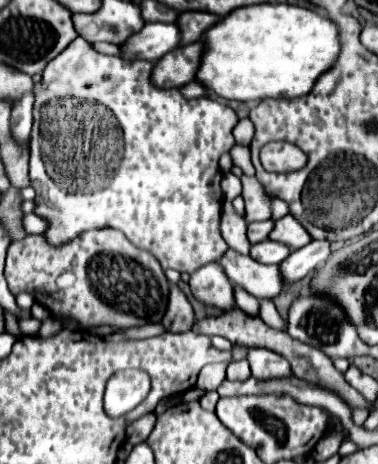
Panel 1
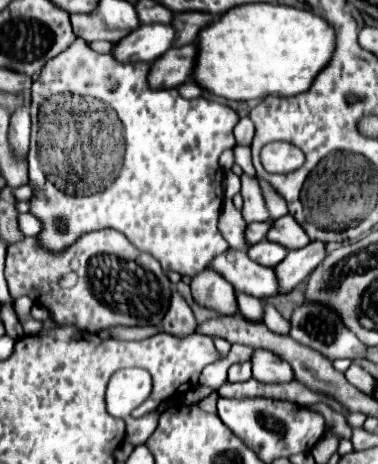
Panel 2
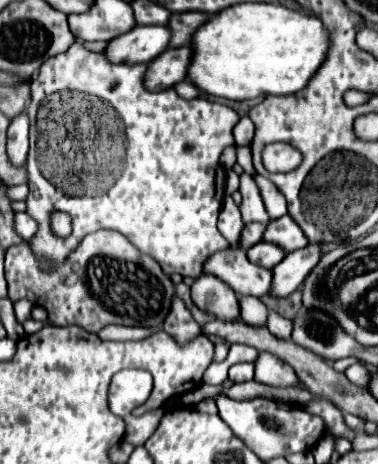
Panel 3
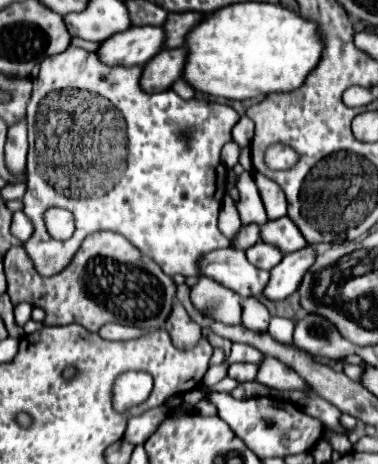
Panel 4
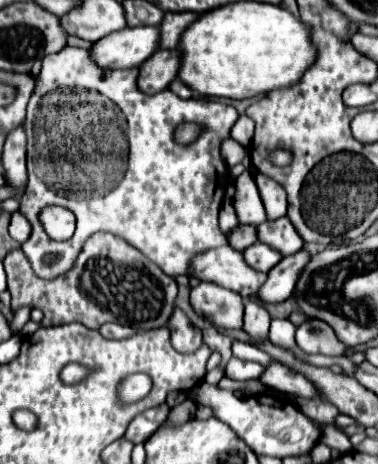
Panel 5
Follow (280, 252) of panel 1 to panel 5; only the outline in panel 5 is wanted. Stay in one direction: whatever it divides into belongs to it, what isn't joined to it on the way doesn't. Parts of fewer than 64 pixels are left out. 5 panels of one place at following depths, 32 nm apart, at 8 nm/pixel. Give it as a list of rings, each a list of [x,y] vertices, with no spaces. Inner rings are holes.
[[[256,242],[256,244],[252,244],[252,248],[244,250],[244,260],[248,260],[248,264],[252,264],[252,268],[260,268],[262,272],[268,272],[282,260],[282,254],[274,248],[270,248],[268,244]]]

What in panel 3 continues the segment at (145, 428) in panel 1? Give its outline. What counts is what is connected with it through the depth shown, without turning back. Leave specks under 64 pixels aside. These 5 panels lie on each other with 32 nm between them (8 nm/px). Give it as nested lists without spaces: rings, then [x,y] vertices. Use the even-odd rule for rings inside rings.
[[[150,410],[144,416],[126,416],[125,440],[134,446],[144,445],[146,440],[155,432],[164,410]]]

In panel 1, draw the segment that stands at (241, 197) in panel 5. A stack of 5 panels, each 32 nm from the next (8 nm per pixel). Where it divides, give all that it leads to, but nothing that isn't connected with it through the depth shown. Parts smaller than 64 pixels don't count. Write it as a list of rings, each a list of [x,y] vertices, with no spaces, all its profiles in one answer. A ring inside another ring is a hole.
[[[242,176],[242,198],[246,202],[246,222],[258,222],[258,220],[270,220],[272,208],[270,198],[260,188],[260,182],[256,178]]]

